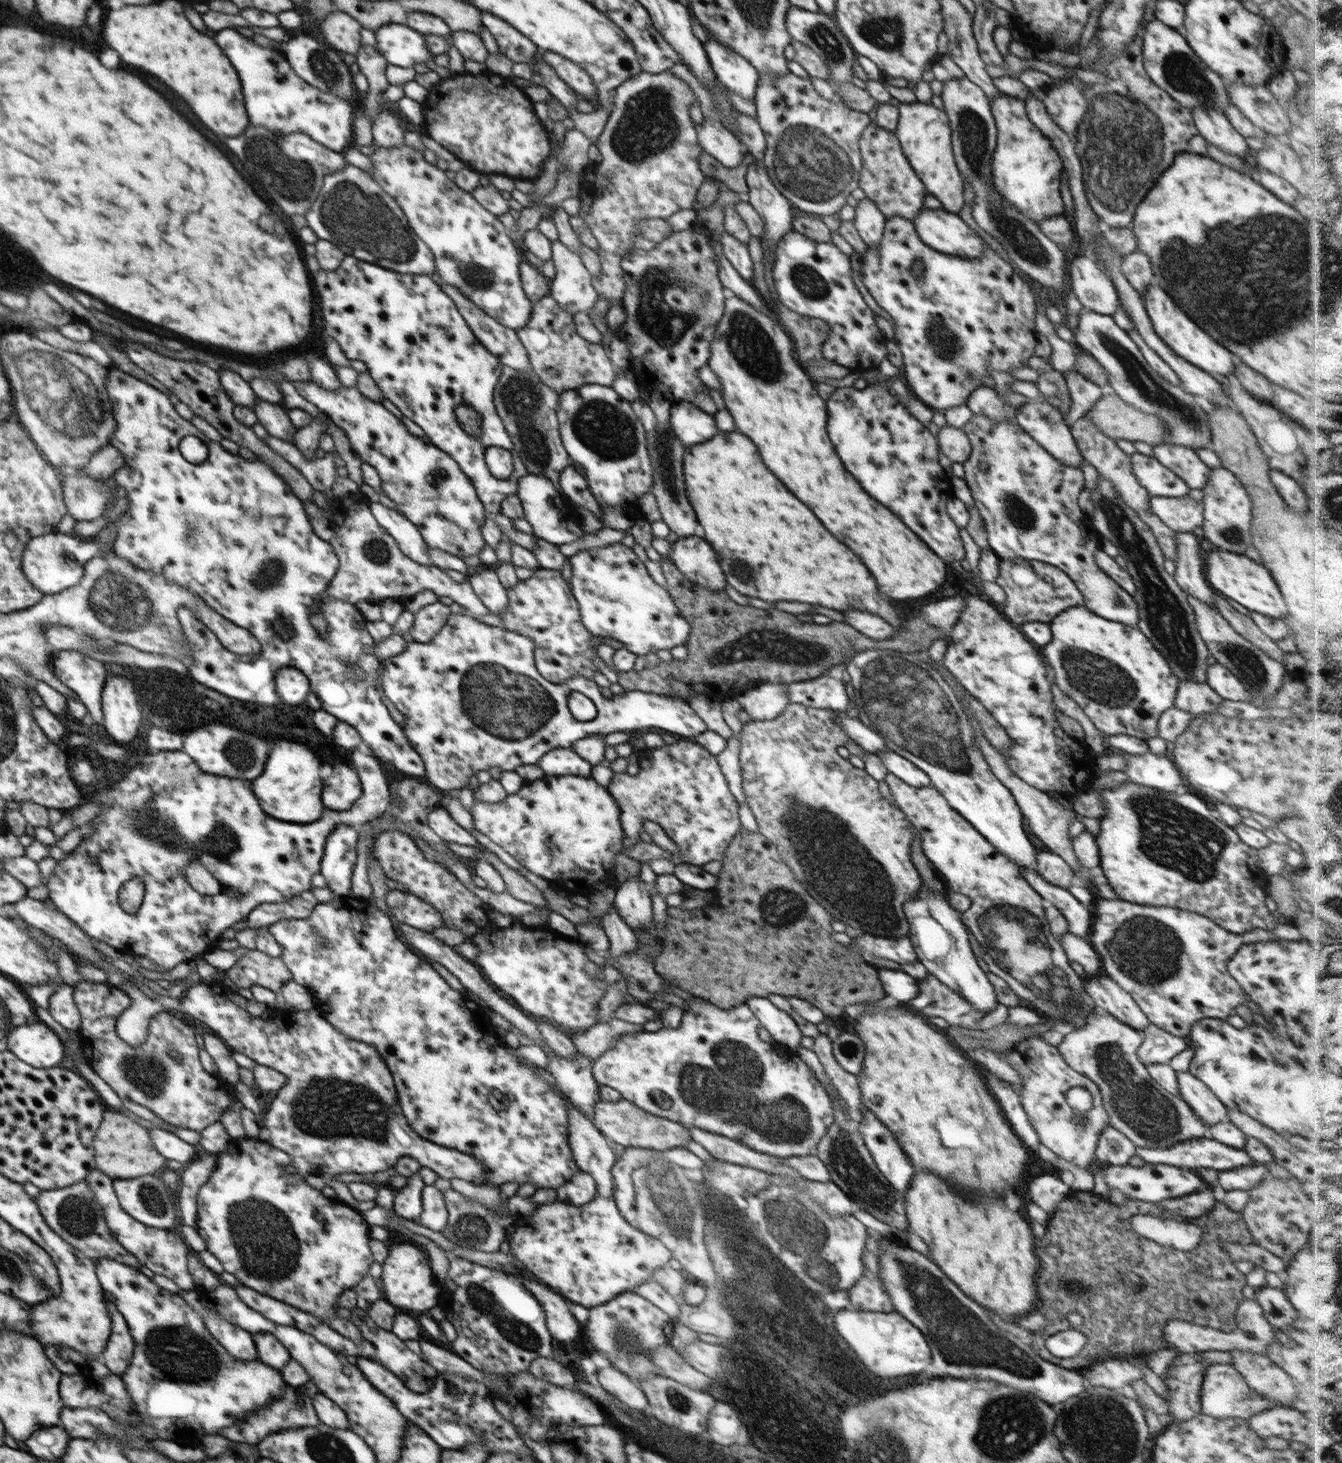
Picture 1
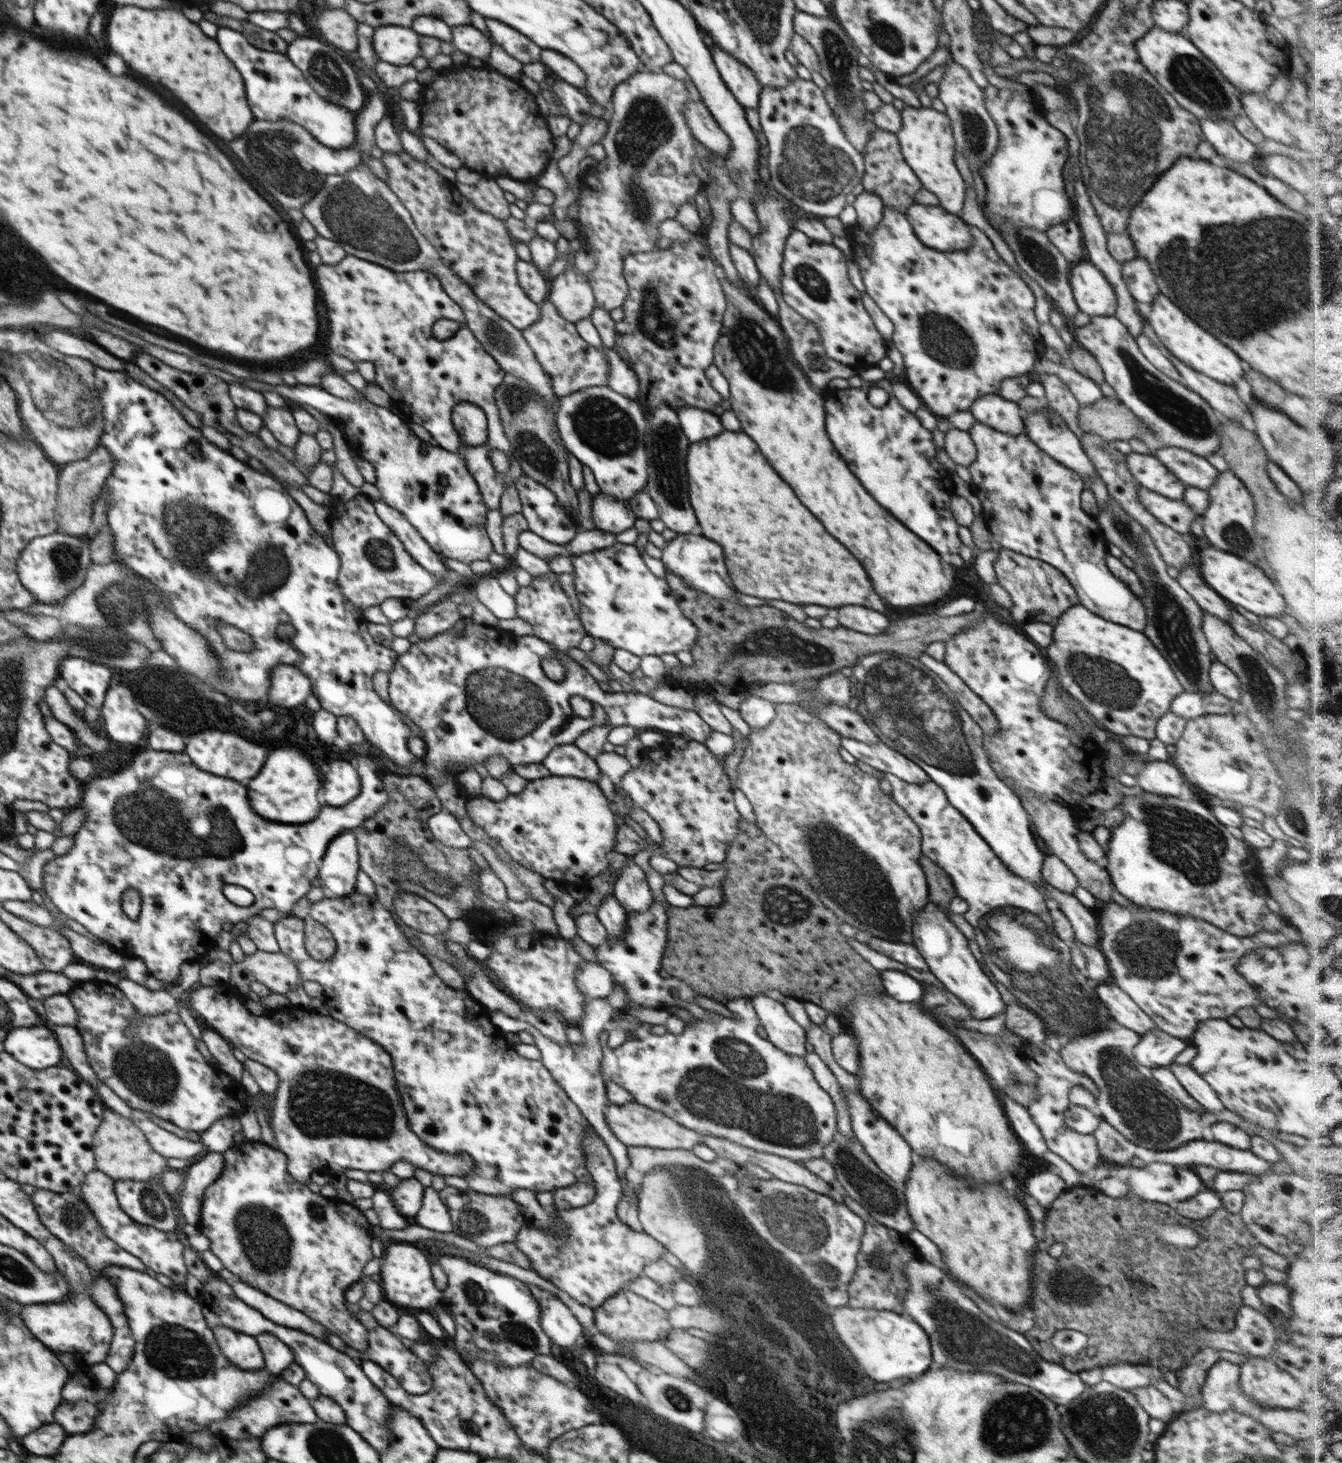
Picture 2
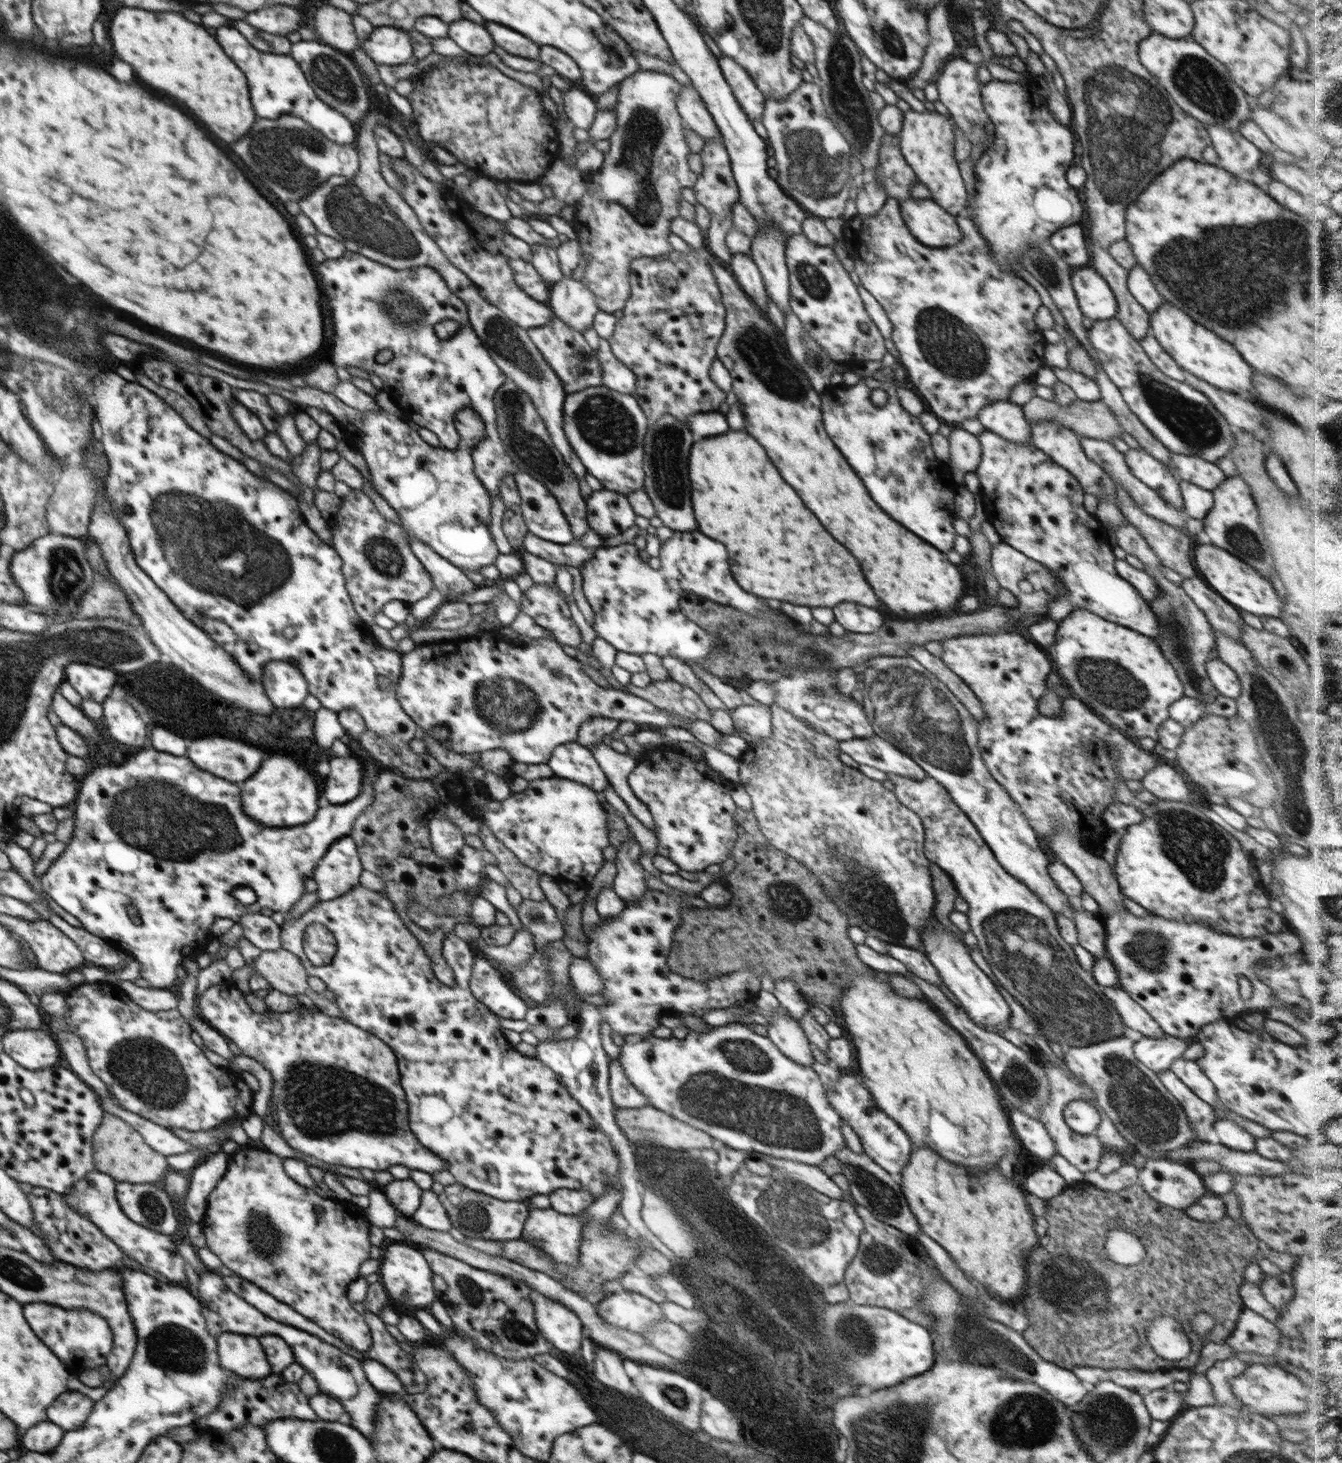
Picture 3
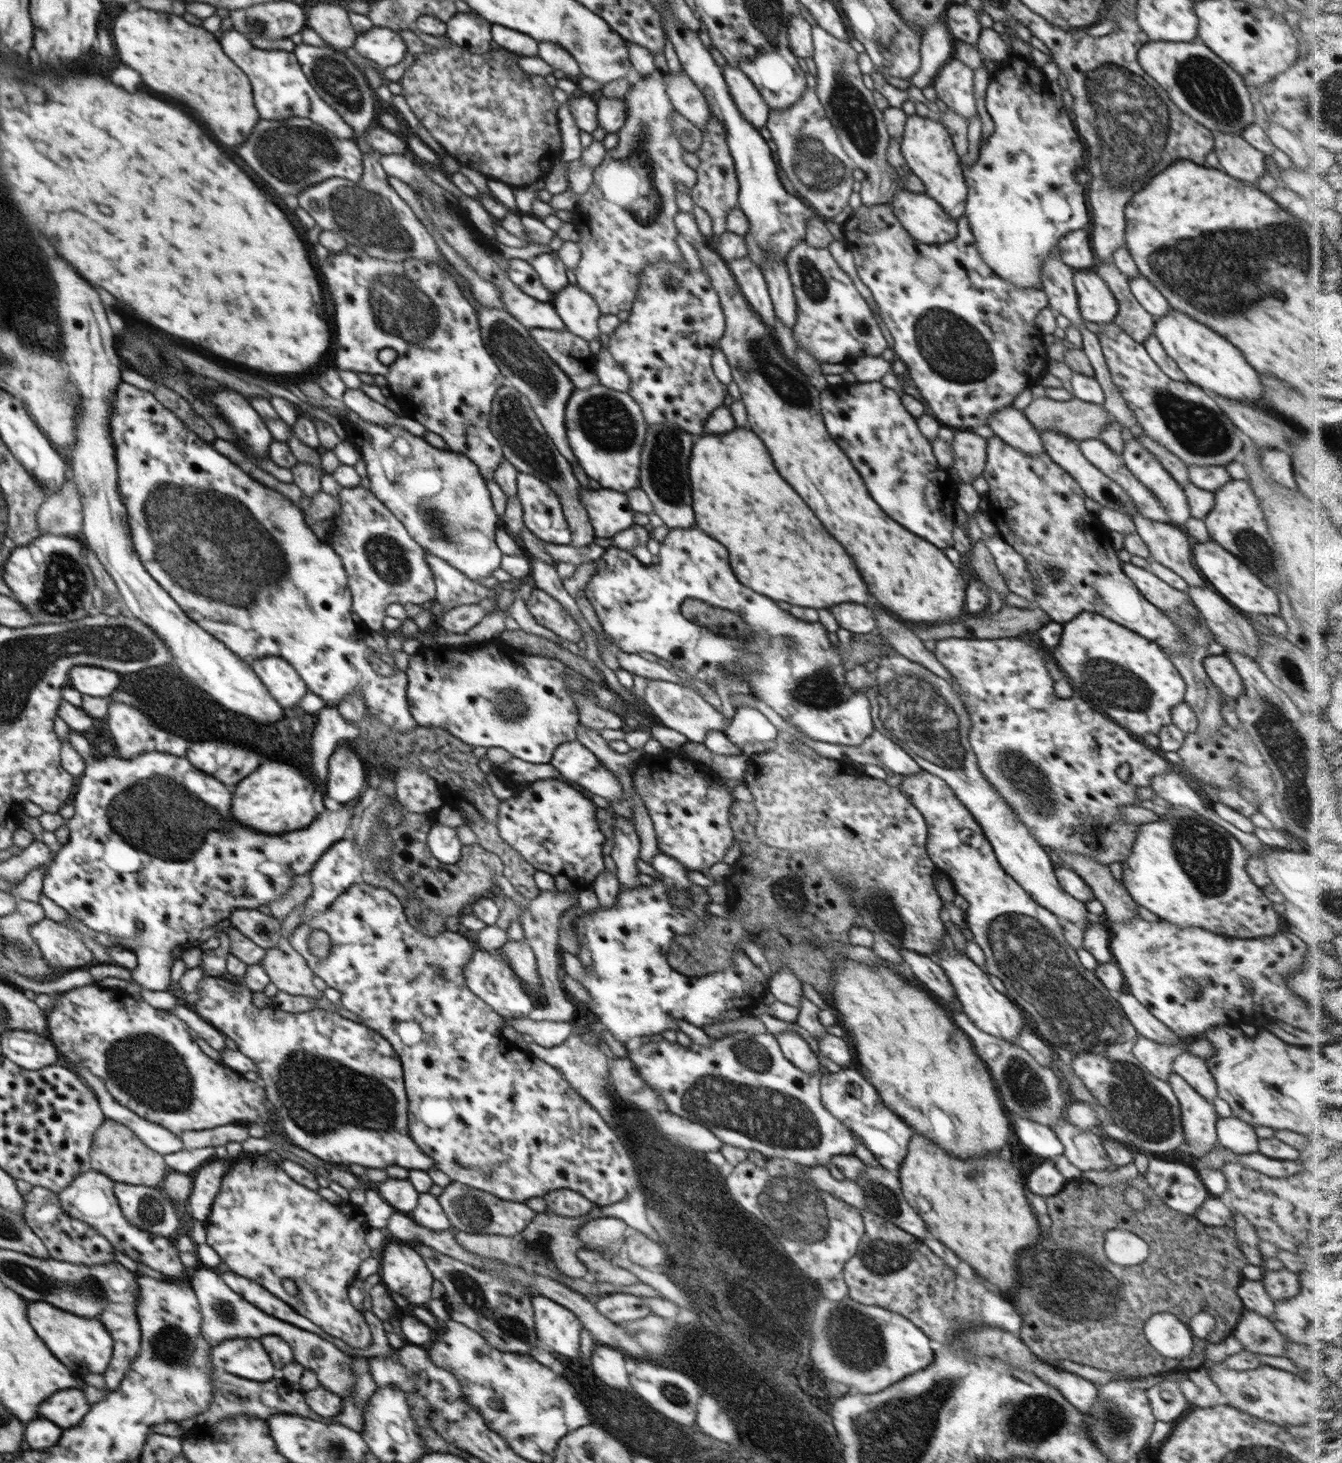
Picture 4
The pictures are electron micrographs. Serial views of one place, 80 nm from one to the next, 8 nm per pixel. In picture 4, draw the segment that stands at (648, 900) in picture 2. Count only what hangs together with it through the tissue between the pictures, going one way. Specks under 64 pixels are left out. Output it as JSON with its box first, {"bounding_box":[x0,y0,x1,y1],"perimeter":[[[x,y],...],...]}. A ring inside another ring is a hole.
{"bounding_box":[607,805,641,891],"perimeter":[[[610,805],[607,809],[616,819],[613,825],[615,846],[611,851],[611,857],[617,866],[615,875],[620,881],[621,891],[630,890],[641,883],[636,868],[636,859],[639,858],[640,852],[639,836],[627,819],[615,813]]]}

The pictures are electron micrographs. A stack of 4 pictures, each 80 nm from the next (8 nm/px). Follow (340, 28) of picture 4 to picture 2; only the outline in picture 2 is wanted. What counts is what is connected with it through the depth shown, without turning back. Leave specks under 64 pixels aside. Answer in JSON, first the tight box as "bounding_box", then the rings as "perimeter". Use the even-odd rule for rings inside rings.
{"bounding_box":[317,8,359,55],"perimeter":[[[324,8],[317,16],[318,30],[324,40],[347,55],[358,50],[359,23],[344,9]]]}

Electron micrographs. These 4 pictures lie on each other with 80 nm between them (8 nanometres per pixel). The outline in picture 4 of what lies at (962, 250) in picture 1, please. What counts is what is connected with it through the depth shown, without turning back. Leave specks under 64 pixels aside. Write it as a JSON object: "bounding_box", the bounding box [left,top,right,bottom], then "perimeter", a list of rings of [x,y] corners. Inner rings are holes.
{"bounding_box":[891,189,957,243],"perimeter":[[[898,189],[891,207],[900,224],[918,242],[945,243],[957,235],[957,221],[926,193]]]}

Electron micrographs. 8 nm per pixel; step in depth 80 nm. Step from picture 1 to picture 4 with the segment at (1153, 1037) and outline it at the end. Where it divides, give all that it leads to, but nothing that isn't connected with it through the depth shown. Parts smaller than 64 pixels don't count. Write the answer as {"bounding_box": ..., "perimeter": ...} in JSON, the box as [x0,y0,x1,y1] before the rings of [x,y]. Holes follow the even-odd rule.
{"bounding_box":[1132,1037,1186,1081],"perimeter":[[[1140,1037],[1132,1048],[1133,1056],[1146,1068],[1147,1073],[1166,1081],[1173,1074],[1176,1056],[1186,1051],[1185,1040],[1178,1044],[1160,1044]]]}

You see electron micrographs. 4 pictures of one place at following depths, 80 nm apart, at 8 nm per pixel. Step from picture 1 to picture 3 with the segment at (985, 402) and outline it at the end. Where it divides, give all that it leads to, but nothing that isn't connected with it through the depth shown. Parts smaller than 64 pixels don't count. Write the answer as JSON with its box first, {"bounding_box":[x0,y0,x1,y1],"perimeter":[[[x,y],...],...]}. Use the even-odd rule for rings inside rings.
{"bounding_box":[977,400,1033,444],"perimeter":[[[995,400],[988,404],[977,413],[977,419],[985,429],[1016,444],[1033,442],[1032,425],[1026,420],[1024,407],[1009,400]]]}

